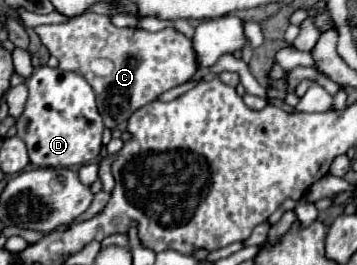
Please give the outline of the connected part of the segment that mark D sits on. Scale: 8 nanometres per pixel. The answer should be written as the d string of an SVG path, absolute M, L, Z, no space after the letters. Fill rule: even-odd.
M41 66L27 78L29 100L17 120L17 136L25 142L29 160L37 168L71 168L95 162L101 154L103 120L93 88L75 72Z

